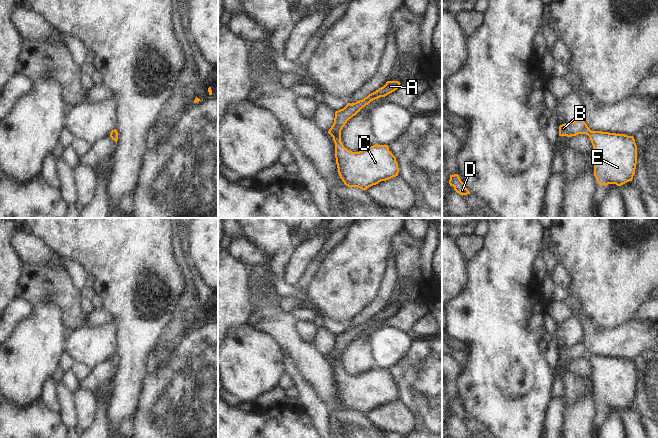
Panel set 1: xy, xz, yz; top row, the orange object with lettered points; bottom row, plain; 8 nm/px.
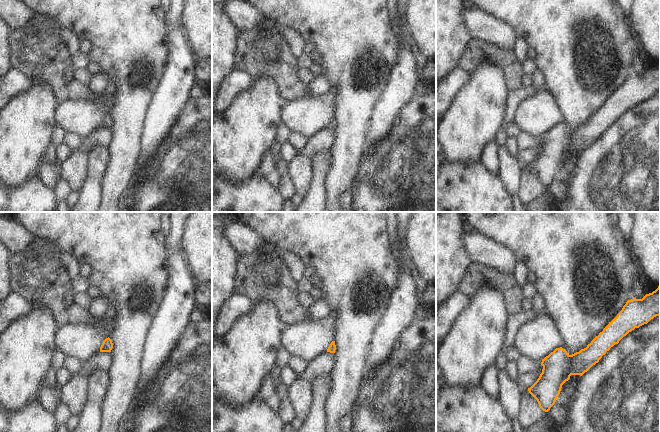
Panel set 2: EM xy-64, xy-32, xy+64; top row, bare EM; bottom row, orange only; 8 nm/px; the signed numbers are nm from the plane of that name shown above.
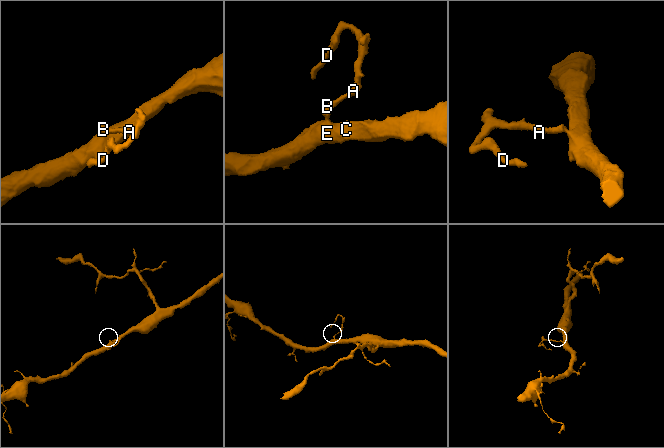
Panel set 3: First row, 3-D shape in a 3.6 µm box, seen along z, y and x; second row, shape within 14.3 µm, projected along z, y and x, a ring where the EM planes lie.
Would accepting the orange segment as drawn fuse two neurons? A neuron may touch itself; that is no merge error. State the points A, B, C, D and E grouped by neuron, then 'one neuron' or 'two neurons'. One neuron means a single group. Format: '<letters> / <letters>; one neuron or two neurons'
A B C D E; one neuron

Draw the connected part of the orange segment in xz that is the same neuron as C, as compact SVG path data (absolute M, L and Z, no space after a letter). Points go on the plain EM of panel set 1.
M387 305L383 311L364 323L352 328L347 327L343 333L335 336L334 347L328 357L335 367L338 398L346 410L366 414L381 405L398 400L398 387L396 381L389 375L388 369L375 368L359 376L352 376L341 366L341 354L363 331L394 316L400 308L398 305Z

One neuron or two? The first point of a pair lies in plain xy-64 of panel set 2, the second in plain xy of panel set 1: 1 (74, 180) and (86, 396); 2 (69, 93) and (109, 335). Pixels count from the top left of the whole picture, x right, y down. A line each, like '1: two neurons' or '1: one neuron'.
1: one neuron
2: two neurons

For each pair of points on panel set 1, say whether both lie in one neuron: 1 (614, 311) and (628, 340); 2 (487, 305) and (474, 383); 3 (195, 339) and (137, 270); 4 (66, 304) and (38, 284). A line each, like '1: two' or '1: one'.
1: two
2: one
3: two
4: one

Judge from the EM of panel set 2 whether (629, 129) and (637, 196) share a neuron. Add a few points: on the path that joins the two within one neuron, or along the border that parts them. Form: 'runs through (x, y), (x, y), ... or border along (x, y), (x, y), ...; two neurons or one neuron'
runs through (637, 146), (637, 179); one neuron

